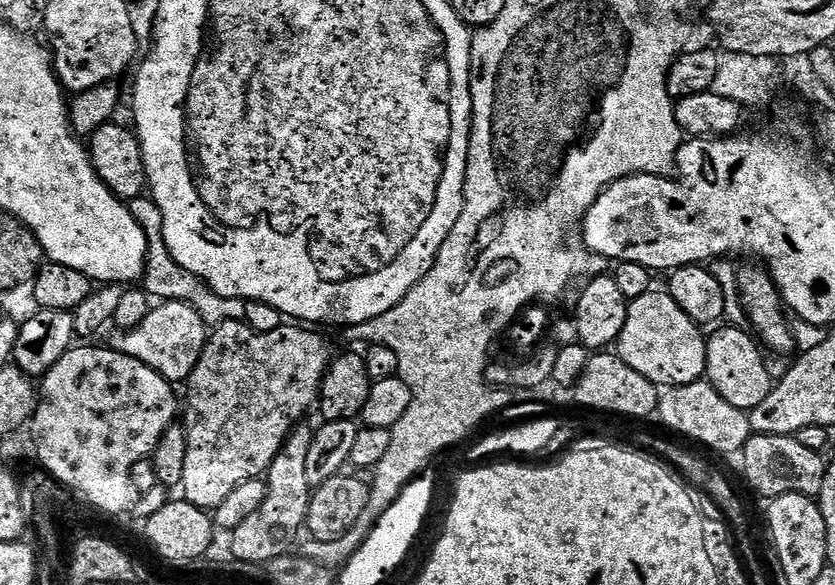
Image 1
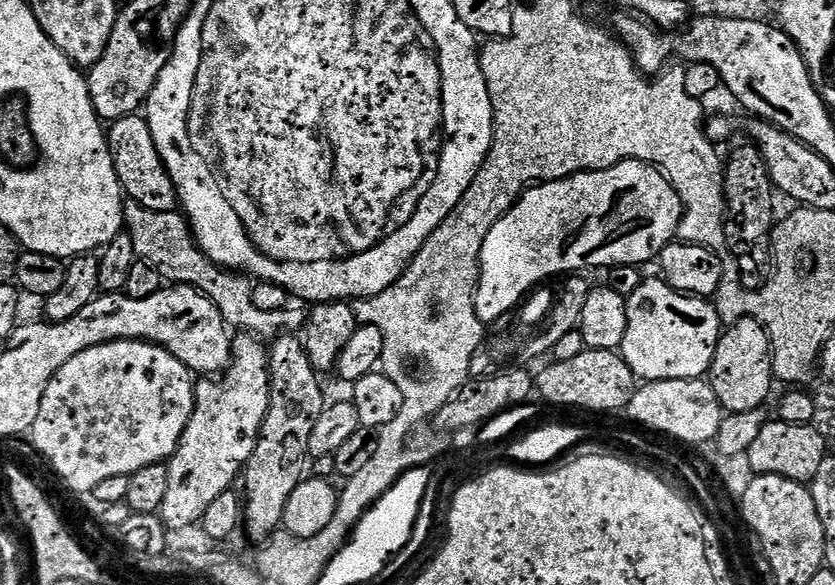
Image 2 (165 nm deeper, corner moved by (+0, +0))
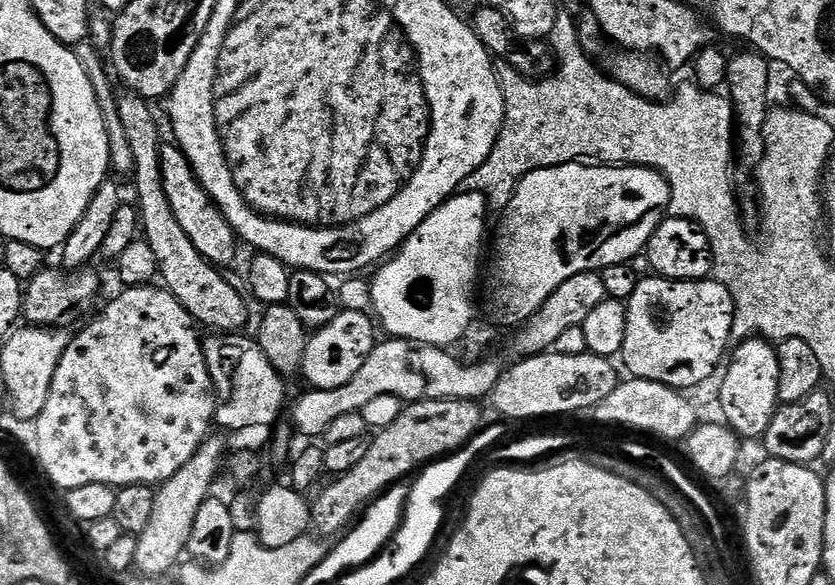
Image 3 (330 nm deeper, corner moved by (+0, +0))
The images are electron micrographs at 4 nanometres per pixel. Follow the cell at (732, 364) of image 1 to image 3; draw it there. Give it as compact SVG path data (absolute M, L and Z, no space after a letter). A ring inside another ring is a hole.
M764 338L741 340L731 349L730 359L727 361L727 364L729 369L727 371L726 382L722 385L721 398L728 427L734 429L736 435L743 438L745 441L759 441L766 434L766 430L770 426L770 422L774 418L774 414L780 404L779 360L777 349Z

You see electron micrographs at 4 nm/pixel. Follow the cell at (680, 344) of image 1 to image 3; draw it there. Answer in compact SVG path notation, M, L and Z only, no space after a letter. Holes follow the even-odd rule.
M655 274L641 279L634 294L626 301L626 342L622 361L628 367L627 375L638 380L649 380L671 388L687 390L703 381L725 359L732 340L732 318L736 307L730 290L715 278L707 280L667 280Z

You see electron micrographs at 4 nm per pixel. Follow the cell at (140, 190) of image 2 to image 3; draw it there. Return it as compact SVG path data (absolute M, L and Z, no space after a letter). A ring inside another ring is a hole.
M161 143L160 165L162 166L162 186L166 186L166 198L170 198L170 210L174 210L174 218L182 222L182 230L190 234L190 242L198 246L198 254L202 254L209 262L217 266L230 263L236 256L236 244L238 245L236 232L219 206L212 201L210 194L200 184L200 179L194 174L179 144Z

